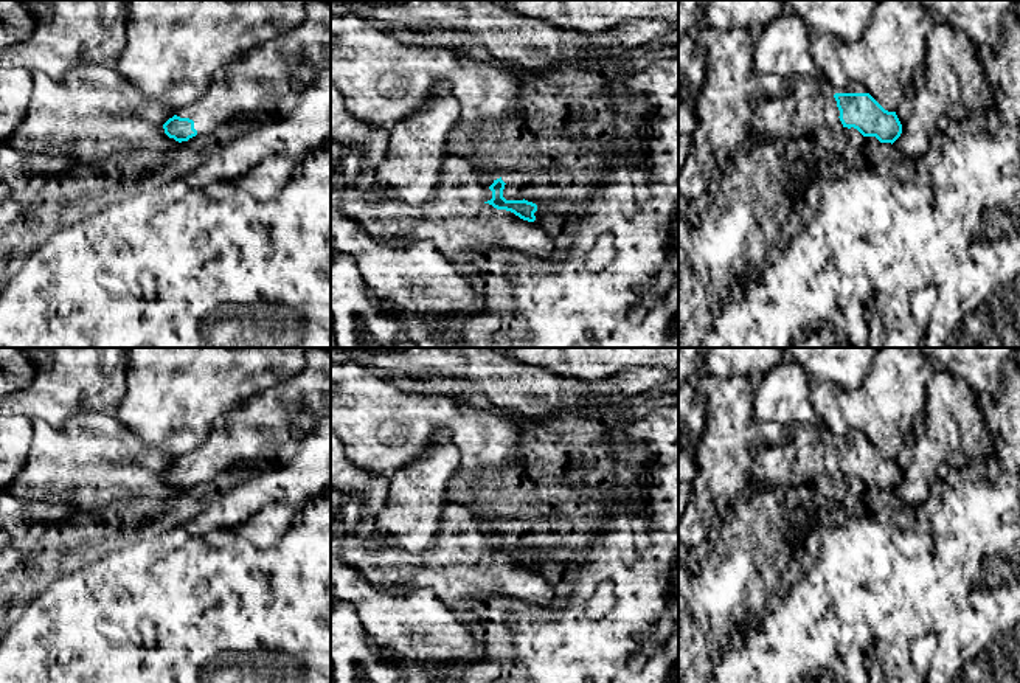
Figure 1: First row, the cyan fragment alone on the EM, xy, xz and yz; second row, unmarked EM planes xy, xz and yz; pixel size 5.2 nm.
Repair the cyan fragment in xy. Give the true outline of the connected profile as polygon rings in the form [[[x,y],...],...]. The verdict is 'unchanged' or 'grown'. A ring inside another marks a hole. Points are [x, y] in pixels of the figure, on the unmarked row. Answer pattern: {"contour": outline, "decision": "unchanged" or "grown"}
{"contour": [[[174,463],[163,472],[165,481],[175,489],[188,489],[189,486],[197,483],[194,477],[194,469],[189,466],[180,466]]], "decision": "unchanged"}

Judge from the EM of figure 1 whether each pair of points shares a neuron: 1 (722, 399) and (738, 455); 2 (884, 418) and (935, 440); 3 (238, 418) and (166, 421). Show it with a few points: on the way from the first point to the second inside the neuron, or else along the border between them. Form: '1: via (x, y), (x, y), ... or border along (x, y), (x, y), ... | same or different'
1: via (730, 413), (732, 441) | same
2: border along (927, 393), (927, 402), (912, 427) | different
3: border along (263, 391), (250, 396), (232, 412) | different

